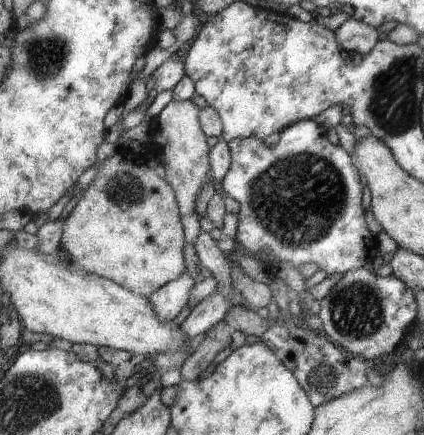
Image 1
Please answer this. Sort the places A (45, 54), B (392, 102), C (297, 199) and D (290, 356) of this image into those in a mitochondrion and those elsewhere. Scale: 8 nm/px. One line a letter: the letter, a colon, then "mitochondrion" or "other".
A: mitochondrion
B: mitochondrion
C: mitochondrion
D: other

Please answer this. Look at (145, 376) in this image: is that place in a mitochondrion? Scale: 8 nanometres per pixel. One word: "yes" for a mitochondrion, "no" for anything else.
no

